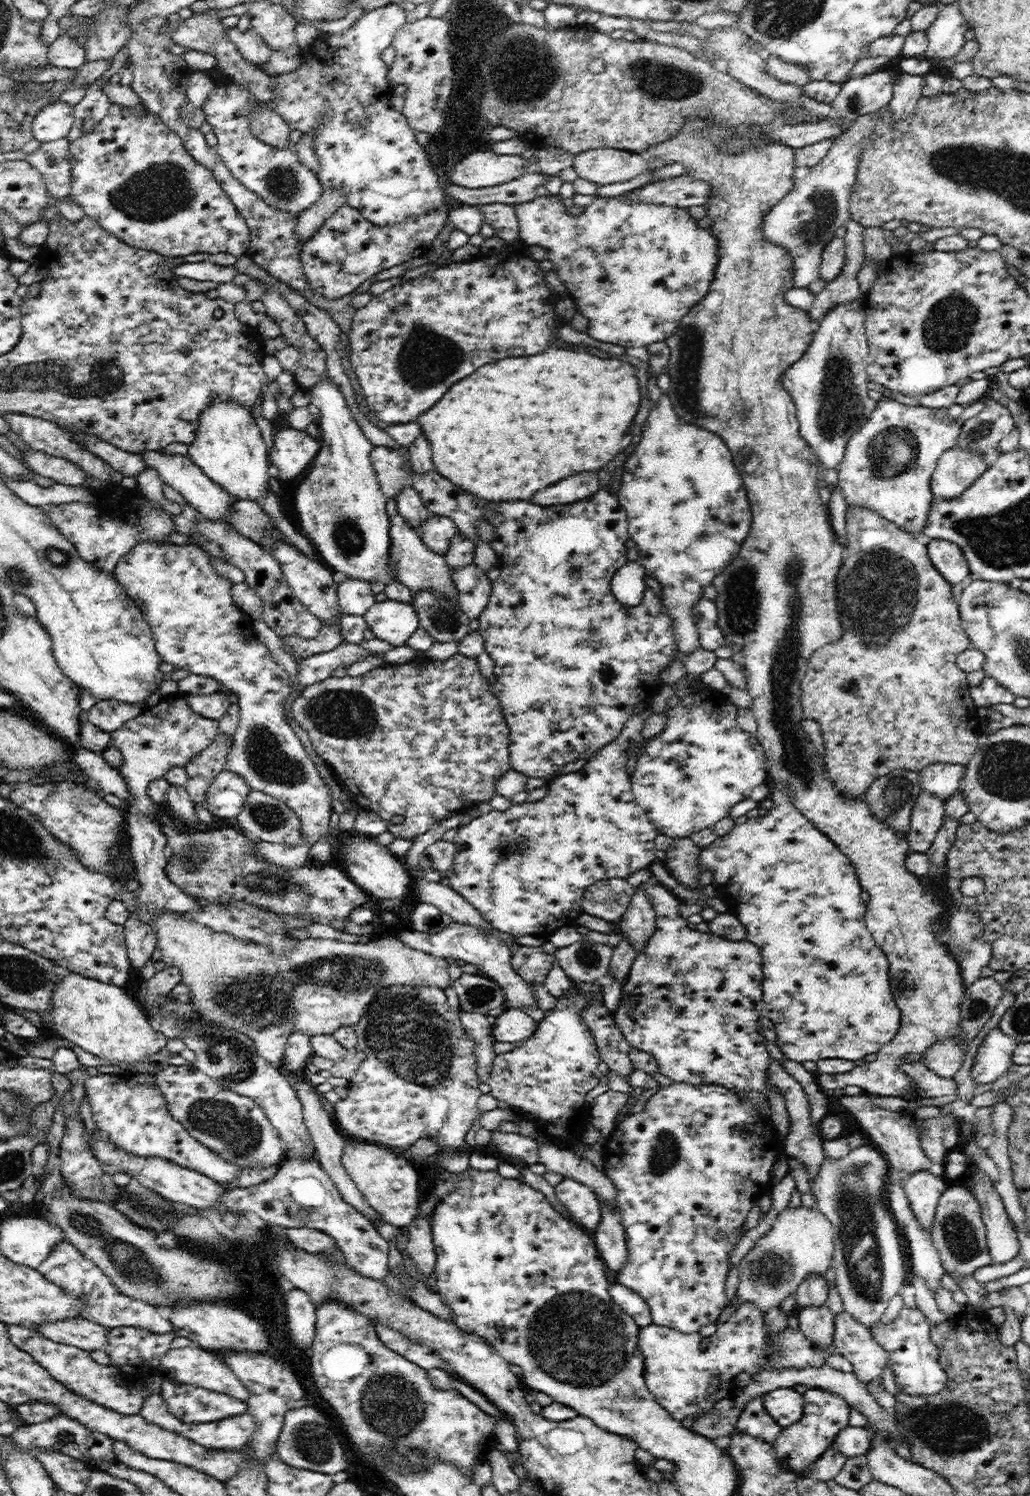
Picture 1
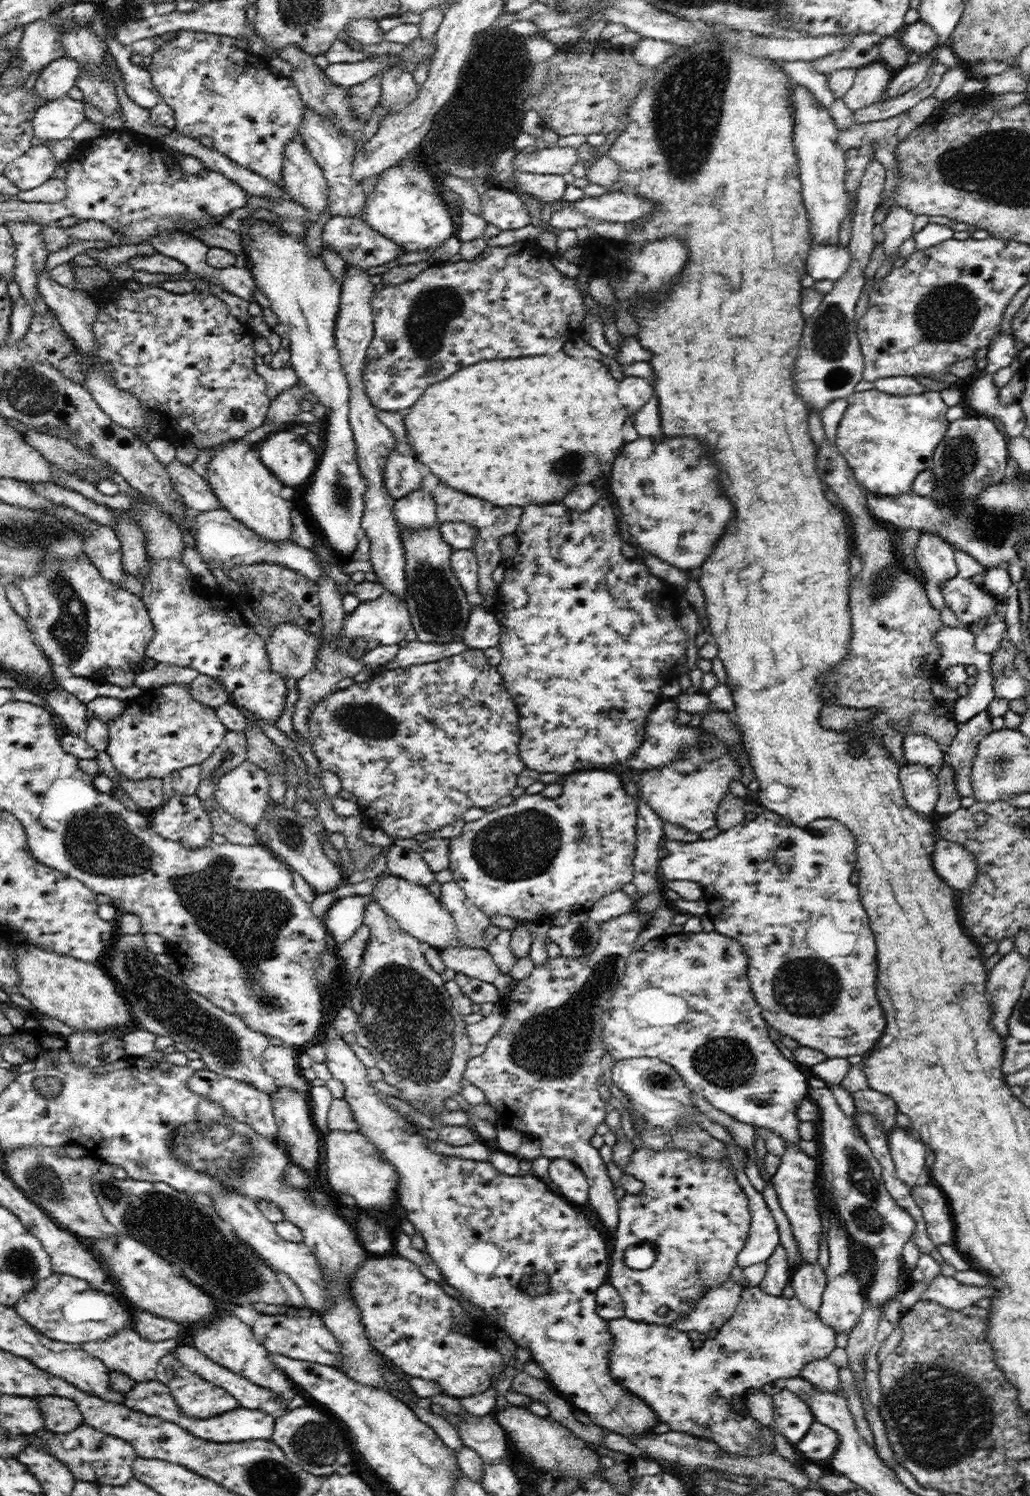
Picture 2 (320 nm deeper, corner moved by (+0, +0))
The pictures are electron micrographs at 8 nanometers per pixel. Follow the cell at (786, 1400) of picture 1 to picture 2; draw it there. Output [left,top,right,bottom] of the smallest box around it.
[772,1389,816,1448]

